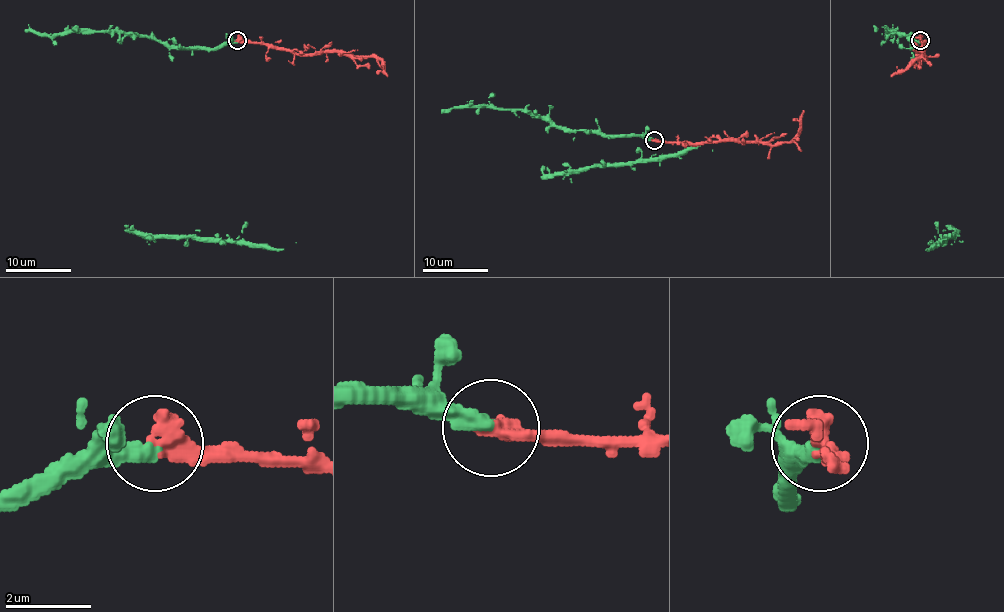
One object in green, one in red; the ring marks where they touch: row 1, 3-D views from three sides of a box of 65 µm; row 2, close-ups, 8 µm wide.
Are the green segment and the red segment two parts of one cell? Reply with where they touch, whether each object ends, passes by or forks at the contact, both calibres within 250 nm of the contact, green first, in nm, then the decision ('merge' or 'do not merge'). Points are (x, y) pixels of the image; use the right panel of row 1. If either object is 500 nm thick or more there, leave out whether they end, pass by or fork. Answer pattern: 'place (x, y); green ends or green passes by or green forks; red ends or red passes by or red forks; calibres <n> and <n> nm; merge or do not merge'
place (920, 40); calibres 400 and 550 nm; merge

